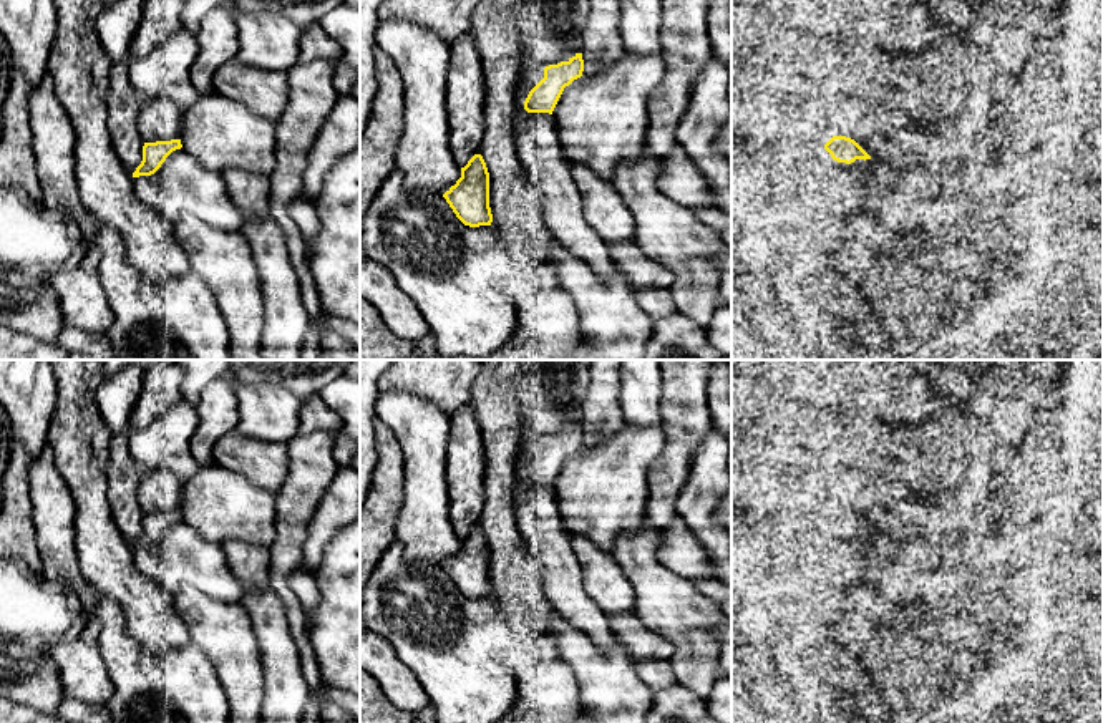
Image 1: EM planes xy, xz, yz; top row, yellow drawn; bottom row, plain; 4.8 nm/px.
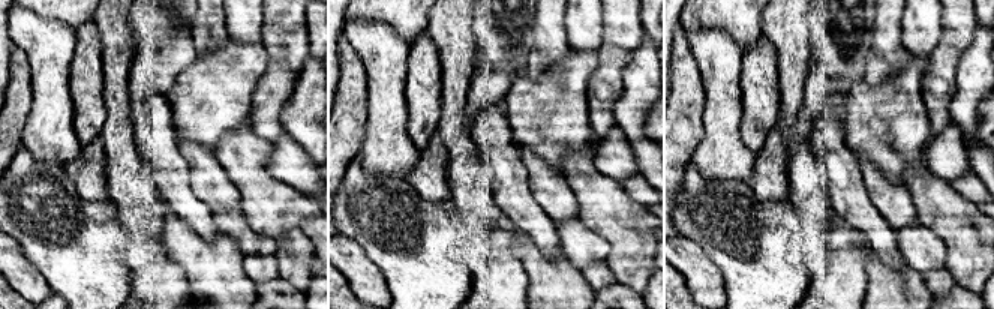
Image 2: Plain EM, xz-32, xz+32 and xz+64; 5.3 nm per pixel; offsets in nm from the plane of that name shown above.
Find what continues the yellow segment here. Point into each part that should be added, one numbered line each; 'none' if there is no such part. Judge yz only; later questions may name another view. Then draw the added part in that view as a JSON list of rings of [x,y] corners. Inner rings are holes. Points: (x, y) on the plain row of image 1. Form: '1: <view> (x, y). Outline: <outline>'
none

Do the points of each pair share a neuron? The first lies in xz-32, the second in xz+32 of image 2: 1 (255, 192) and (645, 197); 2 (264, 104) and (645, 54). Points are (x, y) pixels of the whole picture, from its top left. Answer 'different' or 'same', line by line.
1: different
2: different

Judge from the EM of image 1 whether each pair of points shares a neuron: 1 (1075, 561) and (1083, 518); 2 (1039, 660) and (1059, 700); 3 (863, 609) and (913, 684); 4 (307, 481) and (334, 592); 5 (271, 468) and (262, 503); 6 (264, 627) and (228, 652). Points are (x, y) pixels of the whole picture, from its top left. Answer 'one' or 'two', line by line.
1: two
2: one
3: one
4: two
5: two
6: two

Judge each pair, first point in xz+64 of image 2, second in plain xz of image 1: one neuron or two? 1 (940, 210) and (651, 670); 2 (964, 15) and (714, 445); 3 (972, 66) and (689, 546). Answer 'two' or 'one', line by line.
1: two
2: two
3: two

